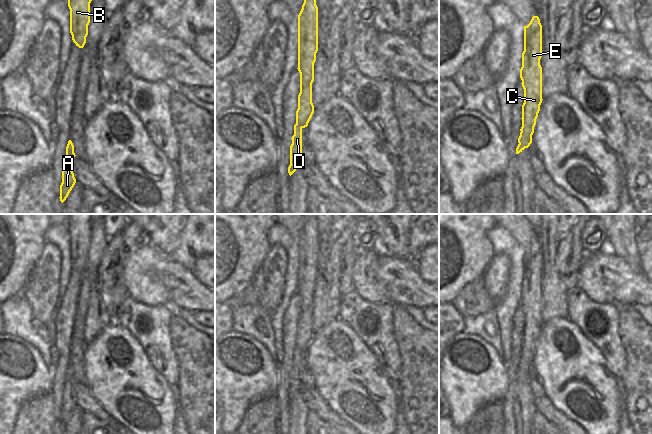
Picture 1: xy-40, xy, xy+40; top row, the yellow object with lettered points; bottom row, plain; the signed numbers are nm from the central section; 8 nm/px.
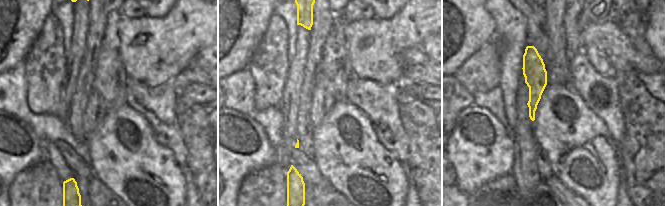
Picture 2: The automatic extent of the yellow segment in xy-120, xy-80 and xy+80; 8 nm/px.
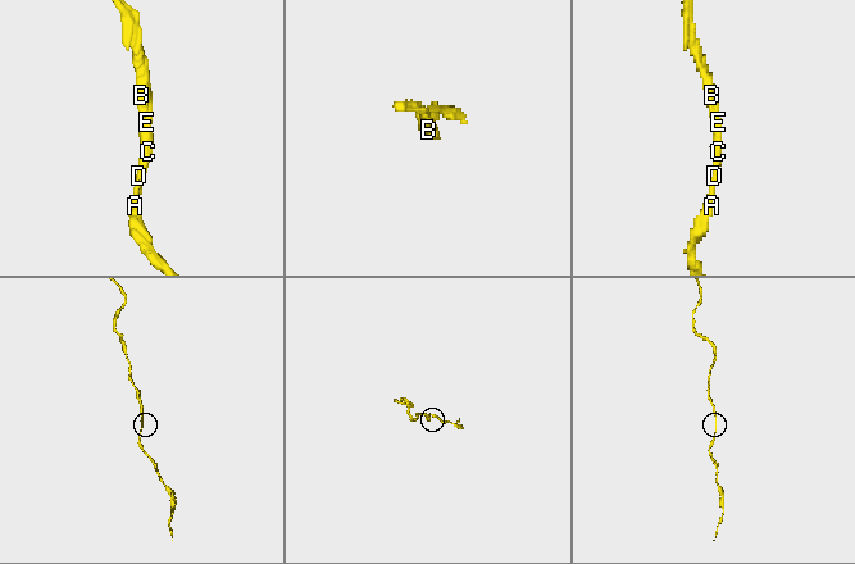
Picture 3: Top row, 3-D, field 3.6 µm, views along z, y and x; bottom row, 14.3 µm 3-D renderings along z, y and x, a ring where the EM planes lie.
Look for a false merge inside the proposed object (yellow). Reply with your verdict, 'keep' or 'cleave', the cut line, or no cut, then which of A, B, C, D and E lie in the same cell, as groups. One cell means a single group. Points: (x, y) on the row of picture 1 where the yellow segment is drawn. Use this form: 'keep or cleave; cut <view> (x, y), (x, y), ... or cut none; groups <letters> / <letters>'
keep; cut none; groups A B C D E

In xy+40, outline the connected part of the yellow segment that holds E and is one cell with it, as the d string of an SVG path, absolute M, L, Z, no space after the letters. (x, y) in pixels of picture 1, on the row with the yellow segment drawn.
M533 16L530 23L524 26L524 51L520 78L524 89L522 105L522 127L518 138L516 154L528 148L532 143L532 135L536 119L542 103L542 25L538 16Z

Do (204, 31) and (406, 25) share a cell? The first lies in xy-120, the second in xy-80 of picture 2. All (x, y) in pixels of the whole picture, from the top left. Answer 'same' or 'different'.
same

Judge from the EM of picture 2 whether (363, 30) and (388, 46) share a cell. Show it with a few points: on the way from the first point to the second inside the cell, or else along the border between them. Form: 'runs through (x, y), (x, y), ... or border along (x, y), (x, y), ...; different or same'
runs through (369, 34), (382, 42); same

